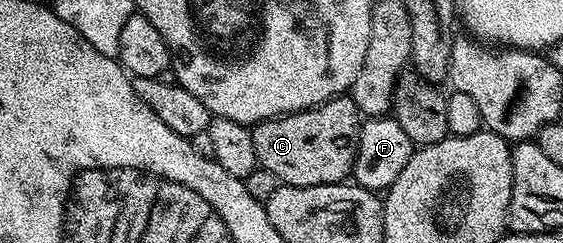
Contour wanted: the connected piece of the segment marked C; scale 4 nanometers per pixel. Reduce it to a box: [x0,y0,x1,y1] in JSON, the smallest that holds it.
[250,95,361,187]

